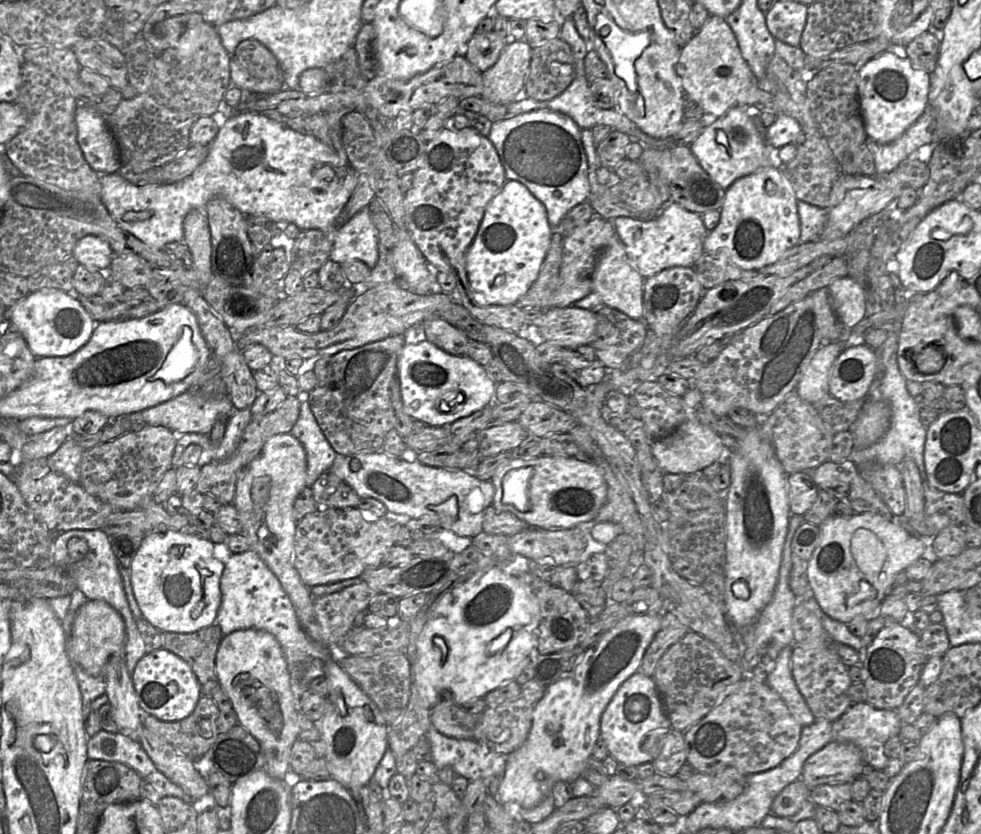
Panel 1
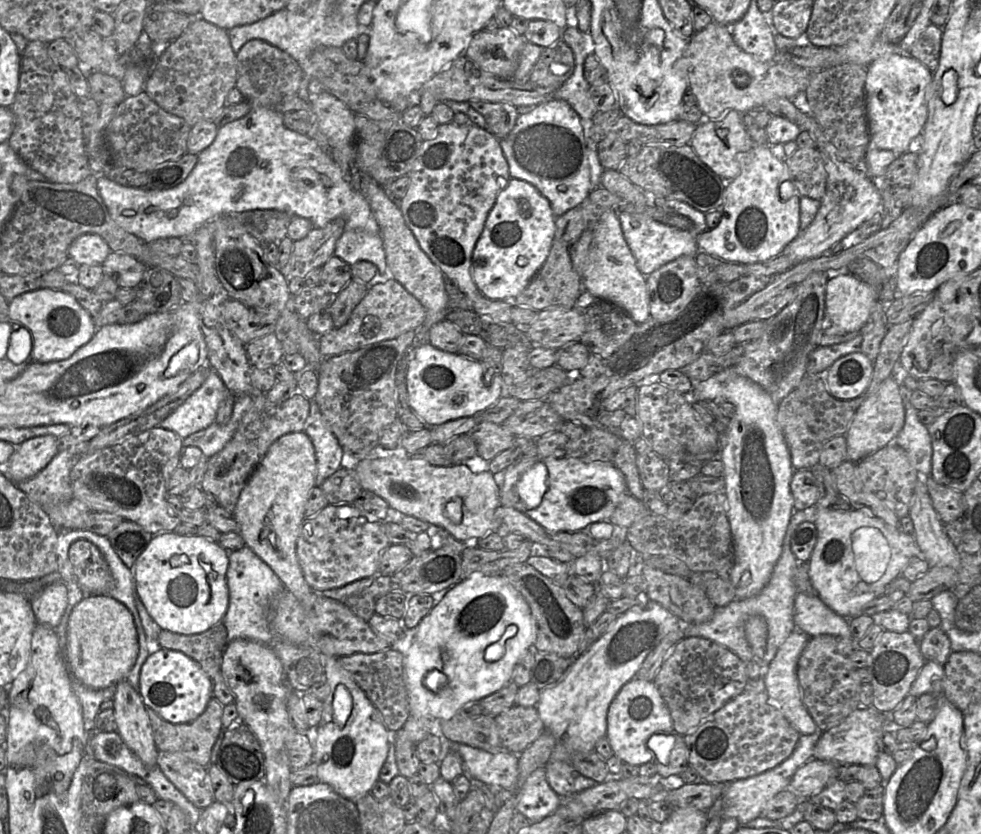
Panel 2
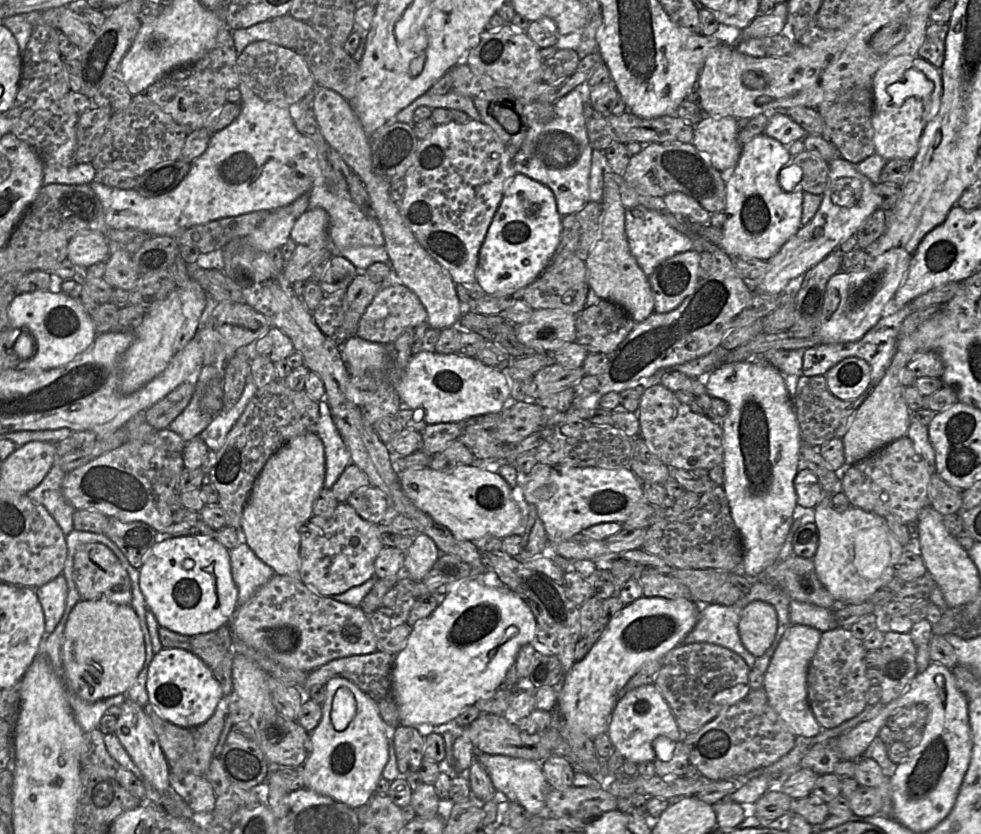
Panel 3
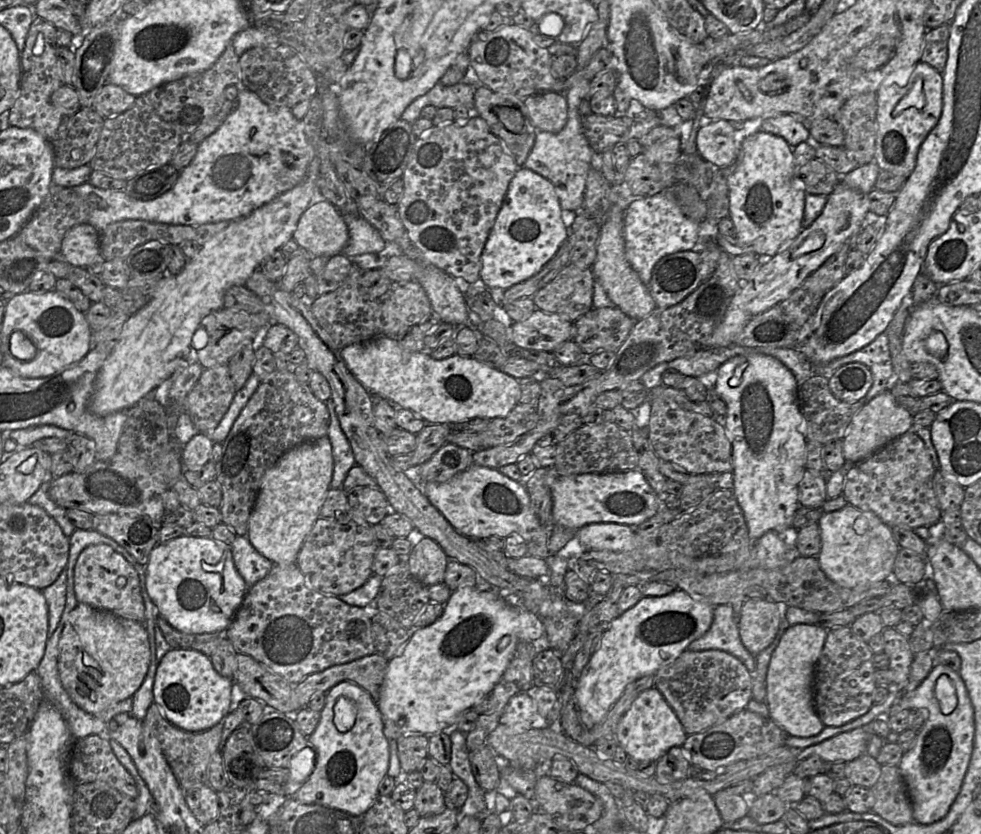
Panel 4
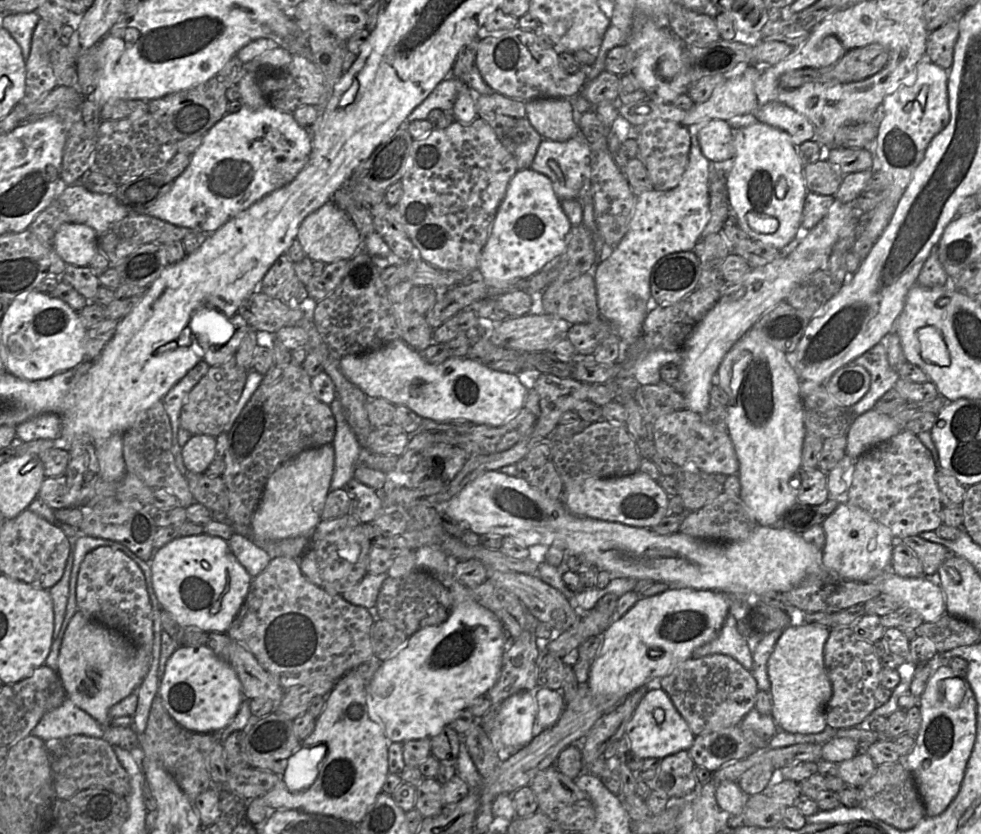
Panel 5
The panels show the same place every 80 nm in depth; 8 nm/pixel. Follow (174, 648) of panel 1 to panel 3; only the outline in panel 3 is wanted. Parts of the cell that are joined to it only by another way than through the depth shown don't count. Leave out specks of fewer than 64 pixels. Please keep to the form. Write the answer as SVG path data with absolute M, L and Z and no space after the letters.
M228 625L195 635L183 635L159 626L159 638L163 648L187 650L198 656L212 671L232 651L232 634Z

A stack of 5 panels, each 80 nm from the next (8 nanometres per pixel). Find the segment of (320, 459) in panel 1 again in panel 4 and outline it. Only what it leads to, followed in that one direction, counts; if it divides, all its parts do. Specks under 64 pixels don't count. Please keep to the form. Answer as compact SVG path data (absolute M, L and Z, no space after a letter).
M331 398L325 402L329 411L330 421L327 437L332 446L333 474L330 488L341 488L348 471L356 465L351 445L341 429Z

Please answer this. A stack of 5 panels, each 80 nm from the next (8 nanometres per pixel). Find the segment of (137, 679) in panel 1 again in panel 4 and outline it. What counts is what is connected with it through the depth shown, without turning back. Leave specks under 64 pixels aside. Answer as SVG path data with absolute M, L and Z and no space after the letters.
M170 649L160 660L153 685L153 702L173 725L188 731L210 729L230 711L233 679L220 675L209 656L192 649Z

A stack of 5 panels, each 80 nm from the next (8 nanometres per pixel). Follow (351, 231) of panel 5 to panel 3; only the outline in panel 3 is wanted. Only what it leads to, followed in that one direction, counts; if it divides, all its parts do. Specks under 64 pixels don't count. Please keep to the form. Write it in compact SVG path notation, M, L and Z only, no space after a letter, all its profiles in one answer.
M323 208L307 209L296 220L290 238L302 245L309 245L316 239L327 239L328 213Z

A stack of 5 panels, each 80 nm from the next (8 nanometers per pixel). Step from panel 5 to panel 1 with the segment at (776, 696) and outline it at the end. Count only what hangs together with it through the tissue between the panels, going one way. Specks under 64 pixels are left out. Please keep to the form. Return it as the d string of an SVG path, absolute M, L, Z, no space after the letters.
M788 645L781 650L775 664L769 667L767 684L780 695L792 715L804 727L811 725L815 717L792 676L791 656L795 645Z

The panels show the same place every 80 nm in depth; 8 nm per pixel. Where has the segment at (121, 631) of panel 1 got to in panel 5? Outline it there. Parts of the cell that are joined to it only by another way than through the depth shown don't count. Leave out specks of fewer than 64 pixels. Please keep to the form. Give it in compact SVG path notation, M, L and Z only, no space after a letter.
M80 610L70 620L60 647L57 673L67 697L101 725L110 725L110 708L138 689L149 668L149 655L125 635L88 618Z

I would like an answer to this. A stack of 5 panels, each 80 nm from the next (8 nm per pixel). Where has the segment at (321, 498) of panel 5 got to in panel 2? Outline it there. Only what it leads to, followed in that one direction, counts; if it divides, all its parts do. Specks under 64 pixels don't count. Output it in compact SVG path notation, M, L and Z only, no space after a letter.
M304 432L288 433L278 438L267 450L245 483L234 511L239 533L245 545L260 557L279 577L284 587L302 604L304 609L313 606L313 589L306 582L296 554L296 542L309 491L316 486L317 463L314 446Z

